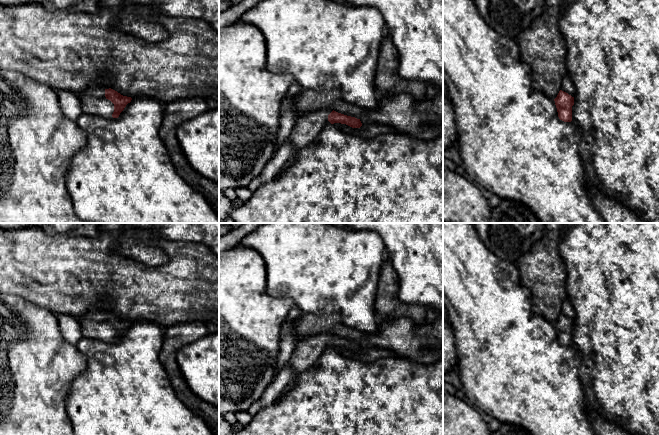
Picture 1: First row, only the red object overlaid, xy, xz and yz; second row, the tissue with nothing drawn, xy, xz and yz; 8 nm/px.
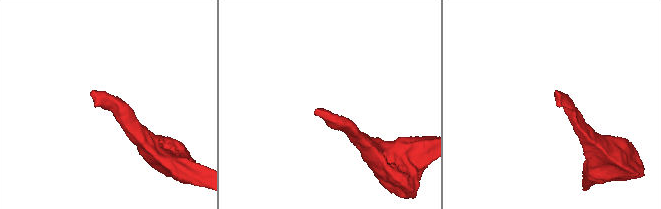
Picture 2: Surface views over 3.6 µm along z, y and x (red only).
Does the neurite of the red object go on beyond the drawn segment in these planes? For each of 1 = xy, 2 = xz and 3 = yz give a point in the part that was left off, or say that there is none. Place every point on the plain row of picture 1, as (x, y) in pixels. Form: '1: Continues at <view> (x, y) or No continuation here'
1: Continues at xy (93, 324)
2: Continues at xz (309, 349)
3: No continuation here

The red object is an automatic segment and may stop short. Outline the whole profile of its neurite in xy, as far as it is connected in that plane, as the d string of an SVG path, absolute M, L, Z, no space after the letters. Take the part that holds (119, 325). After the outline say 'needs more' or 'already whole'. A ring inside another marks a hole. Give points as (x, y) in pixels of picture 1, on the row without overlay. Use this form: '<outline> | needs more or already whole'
M91 308L85 315L78 317L82 336L97 338L104 342L118 342L132 322L123 320L117 315Z | needs more

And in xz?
M330 331L308 336L299 340L288 363L295 376L310 368L326 349L341 347L352 352L360 352L360 343L332 334Z | needs more

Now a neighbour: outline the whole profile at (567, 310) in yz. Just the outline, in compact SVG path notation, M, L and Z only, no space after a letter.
M568 298L565 299L564 302L562 303L561 314L568 317L572 321L575 320L576 314Z

